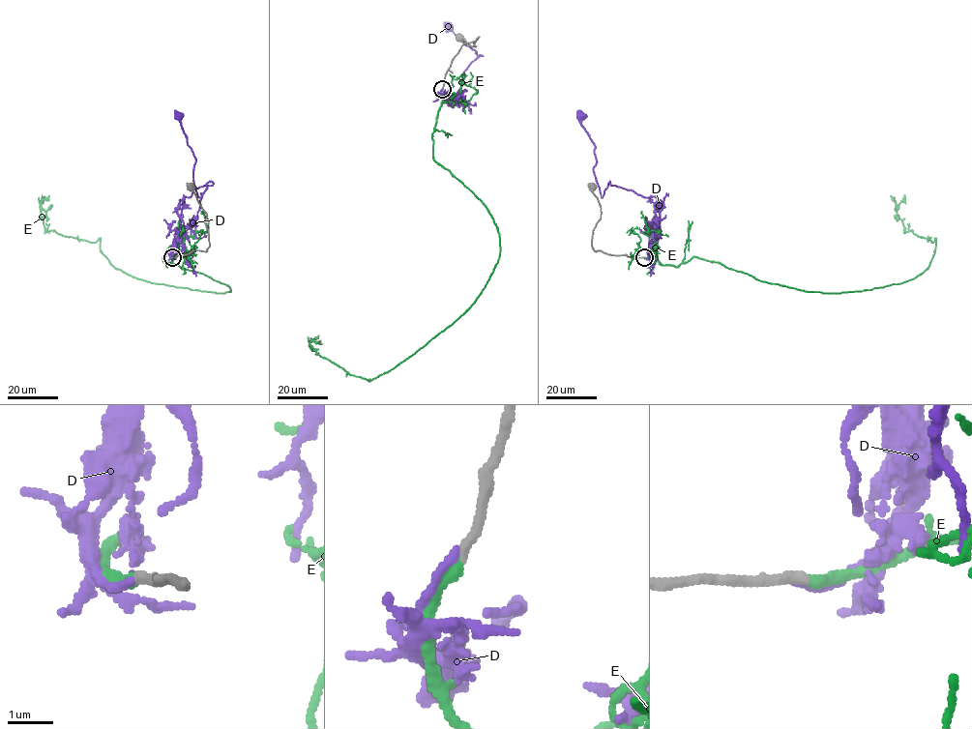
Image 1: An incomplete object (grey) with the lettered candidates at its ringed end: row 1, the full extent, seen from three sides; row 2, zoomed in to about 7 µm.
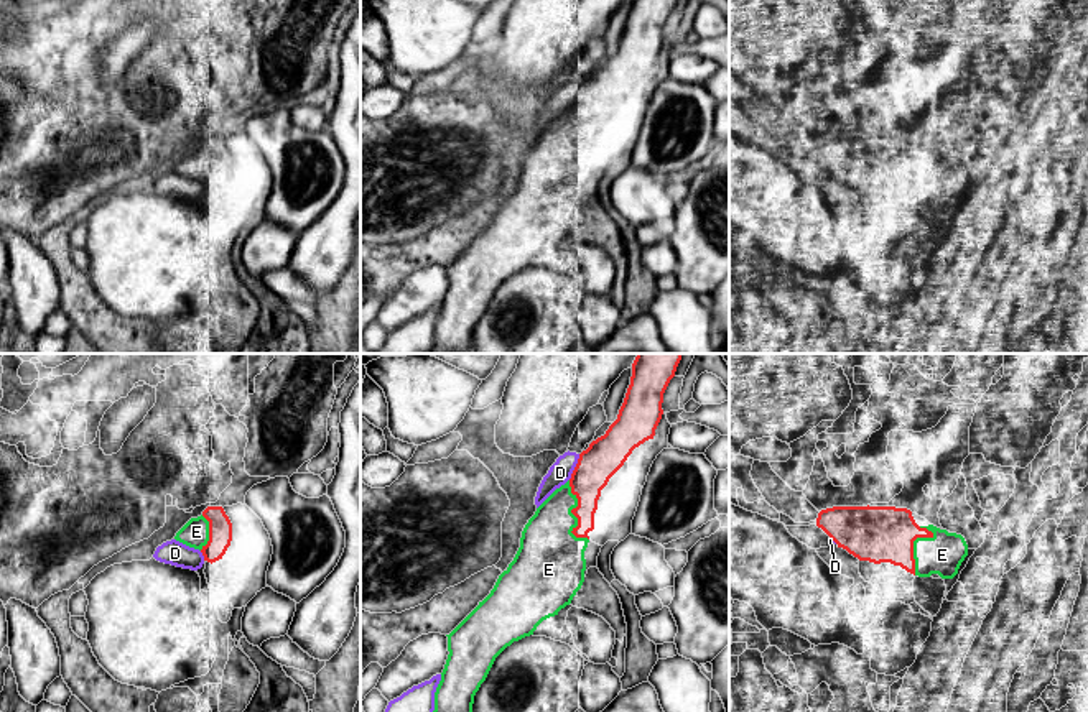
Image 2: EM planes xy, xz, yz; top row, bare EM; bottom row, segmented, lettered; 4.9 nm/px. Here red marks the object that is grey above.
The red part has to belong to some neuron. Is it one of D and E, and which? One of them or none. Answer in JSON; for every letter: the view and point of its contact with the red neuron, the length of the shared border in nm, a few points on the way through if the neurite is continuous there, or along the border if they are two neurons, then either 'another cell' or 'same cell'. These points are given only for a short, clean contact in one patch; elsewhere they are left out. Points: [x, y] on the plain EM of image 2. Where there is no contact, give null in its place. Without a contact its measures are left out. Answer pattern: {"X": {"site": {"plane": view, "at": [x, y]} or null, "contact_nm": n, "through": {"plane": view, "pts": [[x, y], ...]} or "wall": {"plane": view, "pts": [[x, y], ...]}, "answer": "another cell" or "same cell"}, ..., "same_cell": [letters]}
{"D": {"site": {"plane": "xz", "at": [575, 99]}, "contact_nm": 140, "answer": "another cell"}, "E": {"site": {"plane": "xz", "at": [573, 145]}, "contact_nm": 320, "answer": "same cell"}, "same_cell": ["E"]}

